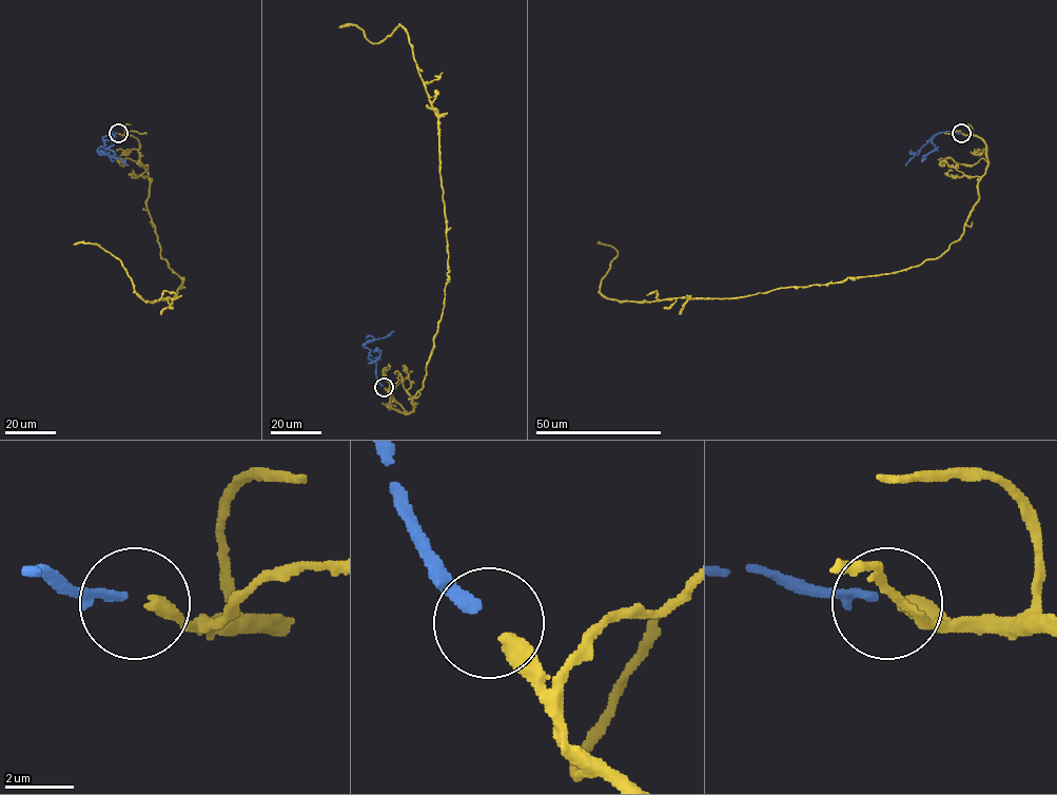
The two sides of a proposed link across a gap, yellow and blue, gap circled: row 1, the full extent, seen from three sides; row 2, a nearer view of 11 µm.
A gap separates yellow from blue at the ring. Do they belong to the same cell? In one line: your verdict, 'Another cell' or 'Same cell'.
Same cell

